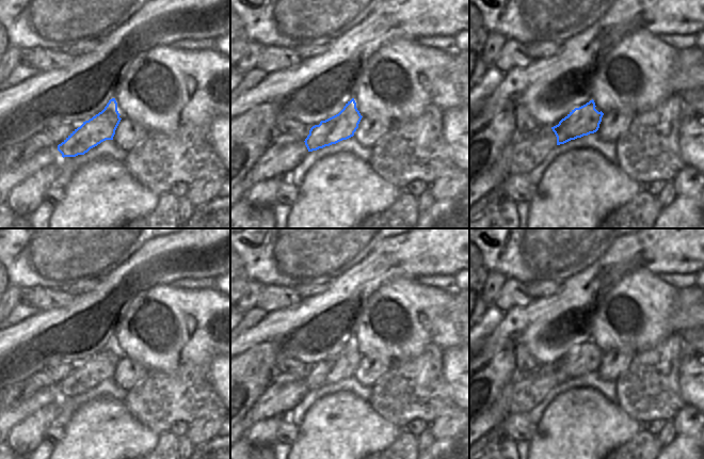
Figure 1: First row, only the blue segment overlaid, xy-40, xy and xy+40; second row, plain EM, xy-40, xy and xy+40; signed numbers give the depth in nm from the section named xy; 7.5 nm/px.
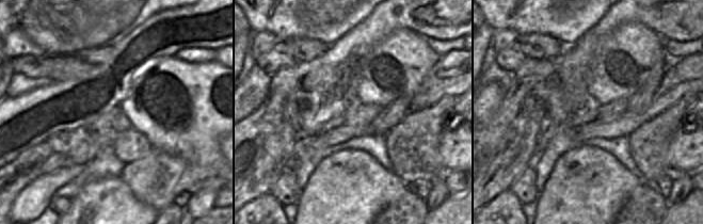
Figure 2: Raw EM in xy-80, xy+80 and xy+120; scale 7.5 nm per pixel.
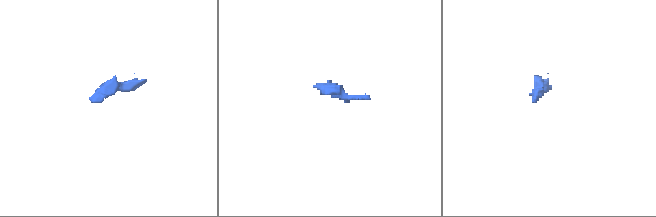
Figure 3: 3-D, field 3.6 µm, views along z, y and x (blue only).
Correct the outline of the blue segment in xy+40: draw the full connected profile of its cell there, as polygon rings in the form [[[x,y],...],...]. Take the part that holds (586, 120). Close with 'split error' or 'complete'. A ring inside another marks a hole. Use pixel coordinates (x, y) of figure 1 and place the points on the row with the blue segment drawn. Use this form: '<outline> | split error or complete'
[[[592,99],[572,110],[558,125],[512,144],[508,176],[529,174],[557,145],[596,132],[604,113],[595,107]]] | split error

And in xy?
[[[354,98],[336,115],[310,128],[307,138],[289,144],[271,144],[245,175],[251,185],[284,176],[294,170],[313,151],[336,144],[354,136],[362,120]]] | split error

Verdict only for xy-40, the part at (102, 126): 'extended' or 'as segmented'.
extended

